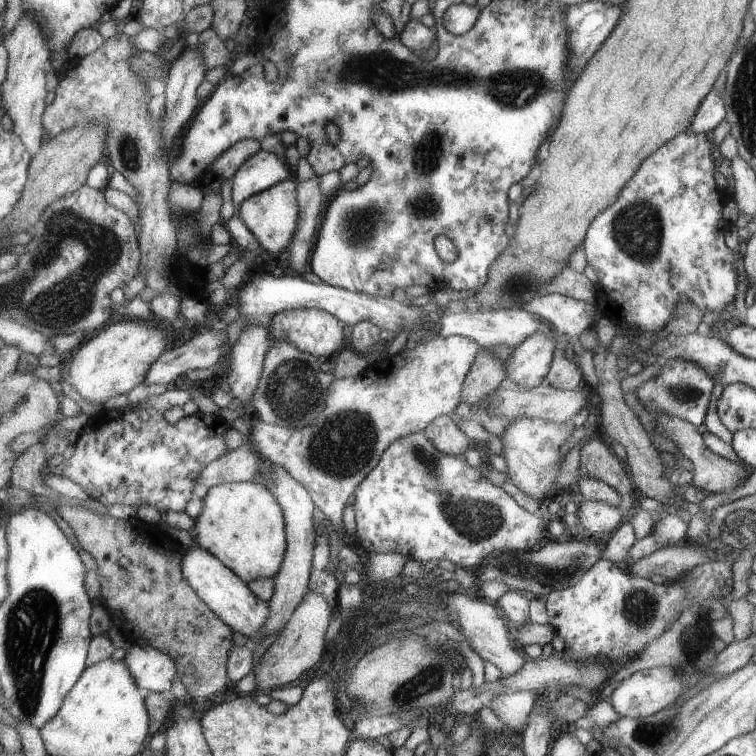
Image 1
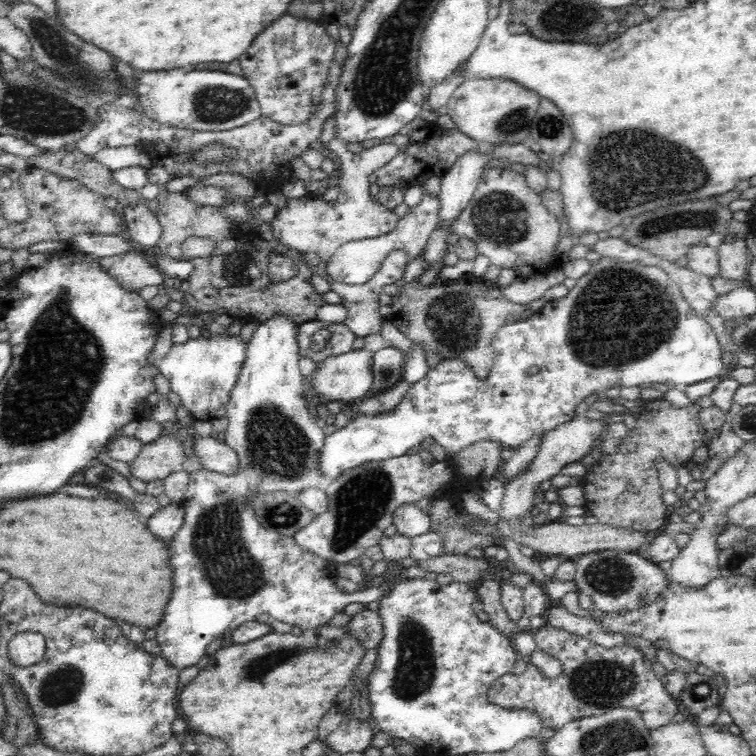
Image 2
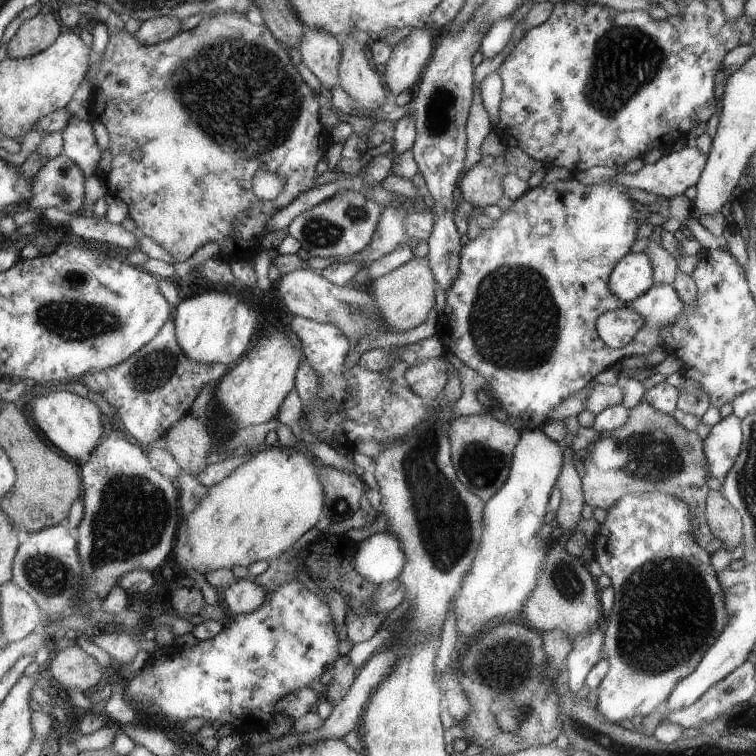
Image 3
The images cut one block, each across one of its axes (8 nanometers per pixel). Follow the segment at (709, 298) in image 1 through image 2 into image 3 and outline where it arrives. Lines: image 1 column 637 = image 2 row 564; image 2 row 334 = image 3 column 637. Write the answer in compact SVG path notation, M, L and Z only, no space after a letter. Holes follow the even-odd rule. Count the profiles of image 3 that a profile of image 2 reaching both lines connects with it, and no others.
M631 252L629 256L625 256L625 260L621 260L621 264L617 264L609 284L621 300L625 302L639 300L651 288L657 286L653 256L647 252L643 254Z

